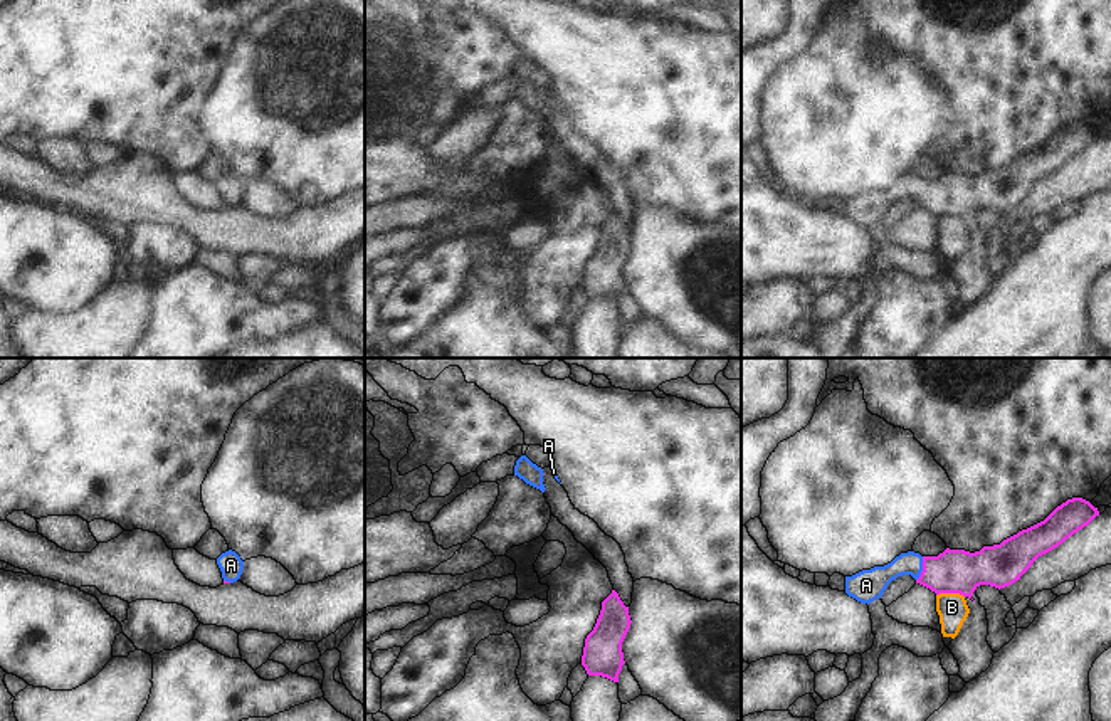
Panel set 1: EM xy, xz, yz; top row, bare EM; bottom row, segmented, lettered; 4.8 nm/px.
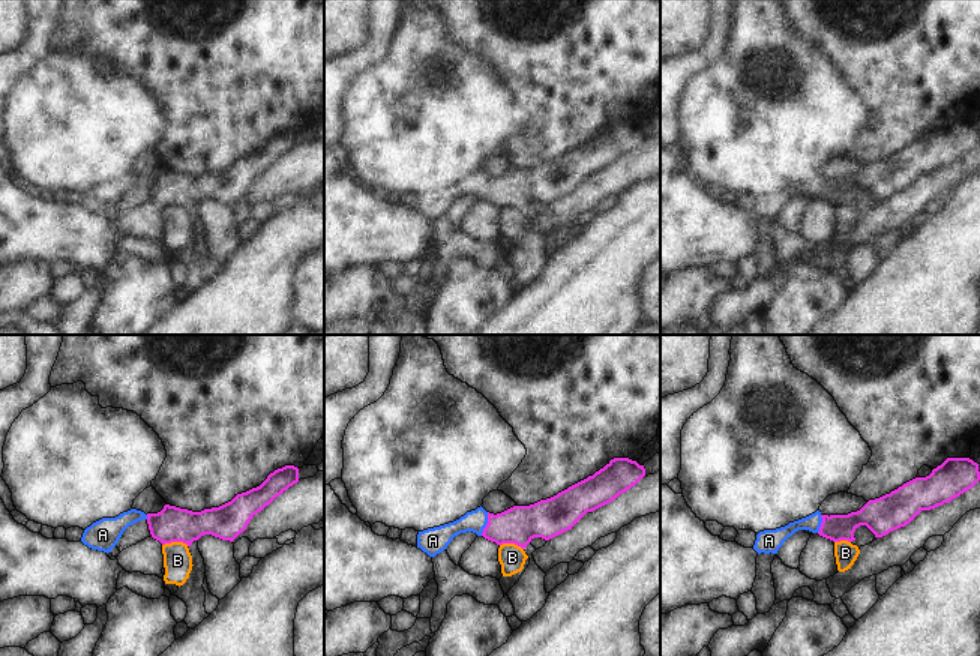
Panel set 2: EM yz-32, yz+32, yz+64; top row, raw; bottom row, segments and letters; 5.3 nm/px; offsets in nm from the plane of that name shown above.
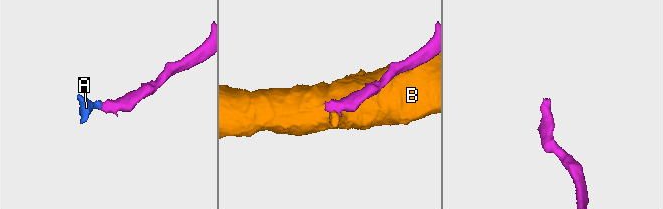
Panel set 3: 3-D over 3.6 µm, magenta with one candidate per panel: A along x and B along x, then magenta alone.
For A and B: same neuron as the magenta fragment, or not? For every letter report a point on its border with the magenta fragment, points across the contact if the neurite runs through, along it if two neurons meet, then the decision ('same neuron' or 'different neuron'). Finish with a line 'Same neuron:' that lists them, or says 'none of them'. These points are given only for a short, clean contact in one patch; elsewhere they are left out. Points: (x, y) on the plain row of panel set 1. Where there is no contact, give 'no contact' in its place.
A: meets magenta in yz at (923, 192); runs through yz (960, 195), (923, 192), (895, 192), (873, 205); same neuron
B: meets magenta in yz at (950, 215); border along yz (937, 217), (960, 217), (963, 221); different neuron
Same neuron: A

